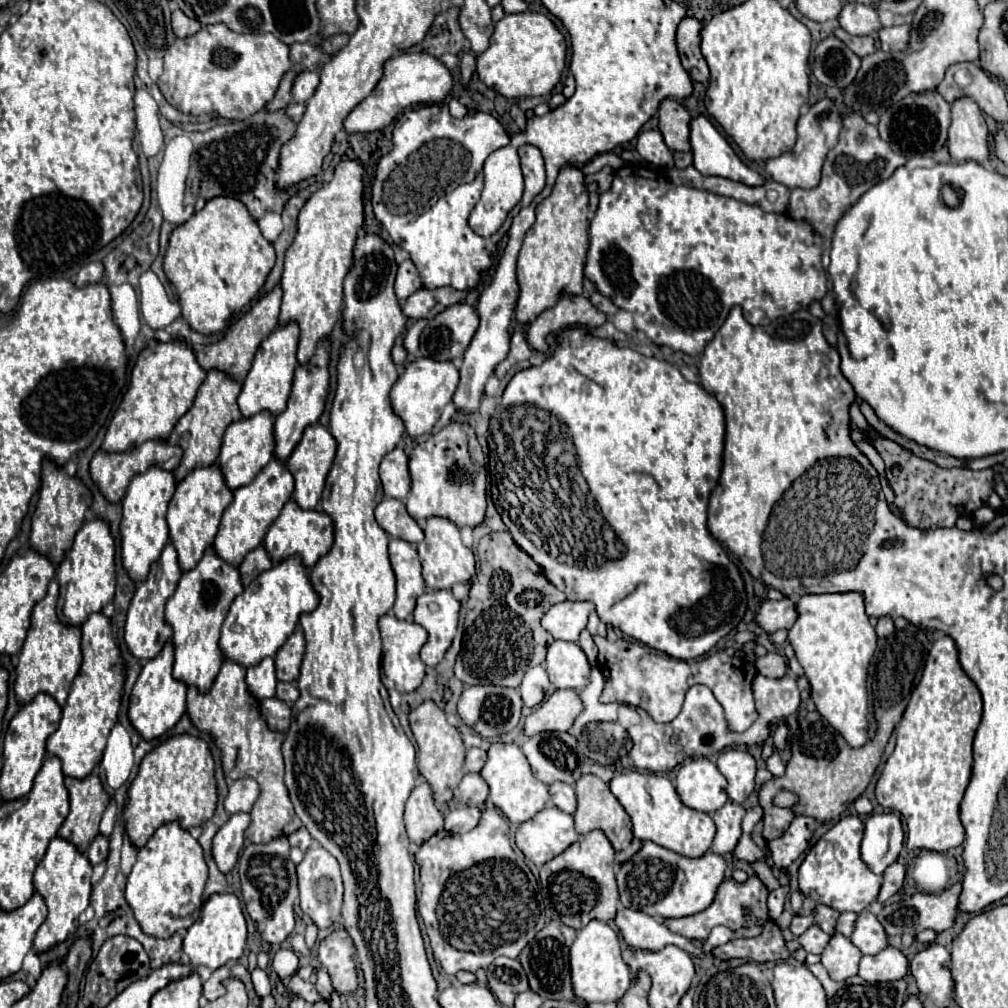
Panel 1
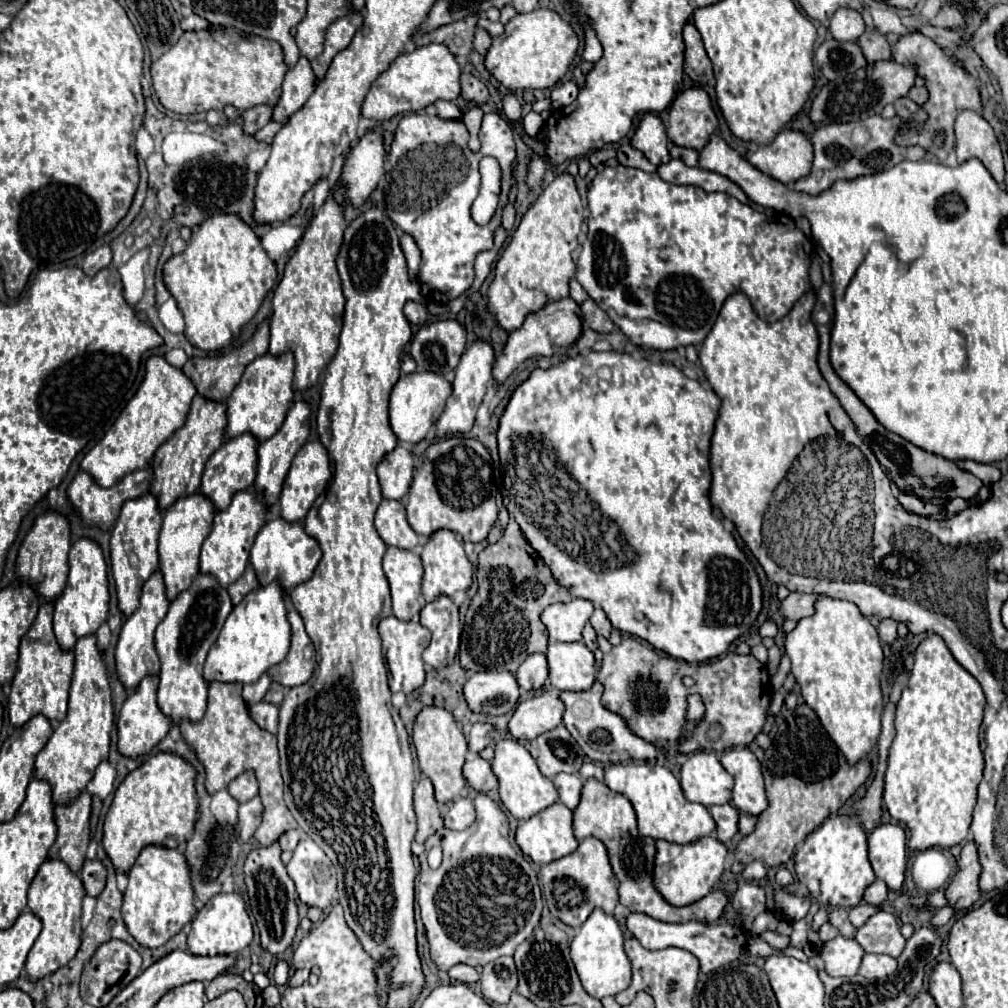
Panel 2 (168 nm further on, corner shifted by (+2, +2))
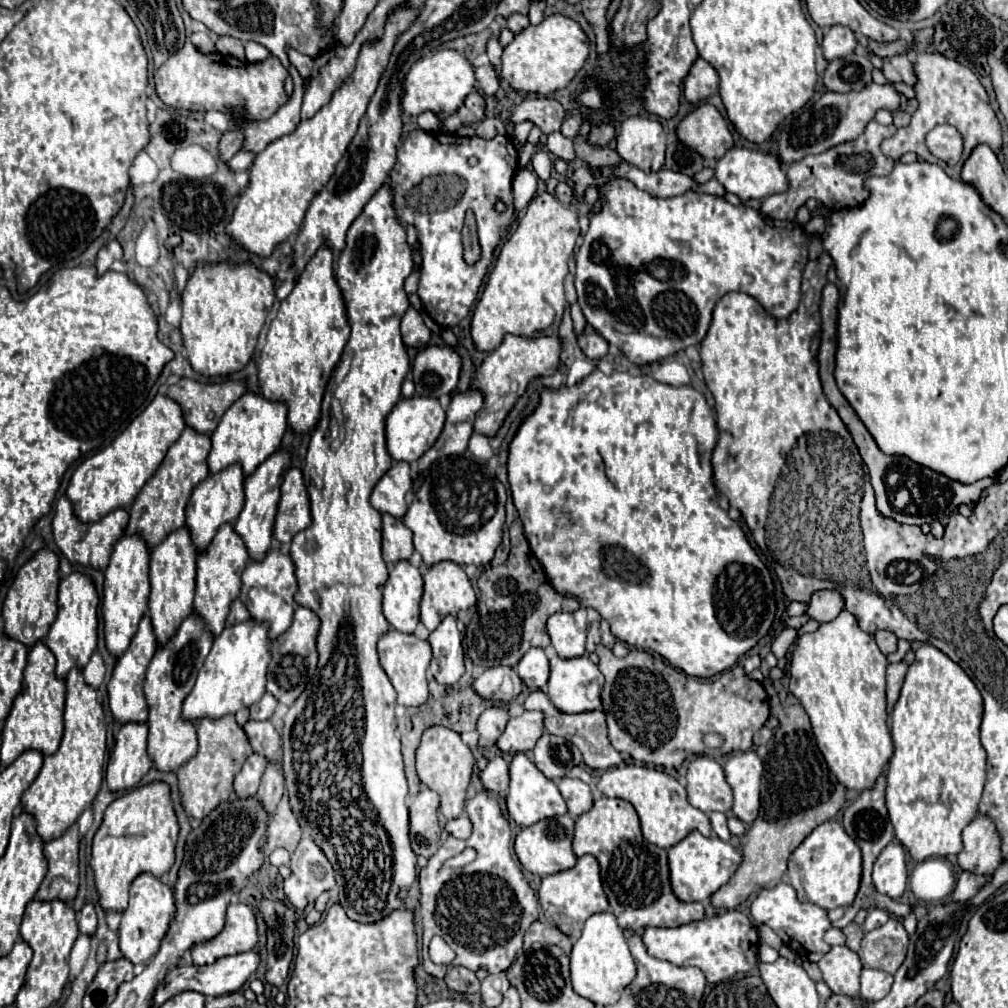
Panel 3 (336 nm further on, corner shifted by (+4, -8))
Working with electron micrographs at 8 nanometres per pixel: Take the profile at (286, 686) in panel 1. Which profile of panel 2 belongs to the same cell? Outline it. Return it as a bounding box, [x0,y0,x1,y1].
[263,682,285,704]

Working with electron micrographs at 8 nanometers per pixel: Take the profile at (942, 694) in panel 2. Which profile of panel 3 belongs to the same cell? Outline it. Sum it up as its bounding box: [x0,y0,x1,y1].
[887,642,985,862]

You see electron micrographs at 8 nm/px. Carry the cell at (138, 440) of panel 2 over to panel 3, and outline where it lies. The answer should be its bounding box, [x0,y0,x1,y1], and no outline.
[67,394,185,522]

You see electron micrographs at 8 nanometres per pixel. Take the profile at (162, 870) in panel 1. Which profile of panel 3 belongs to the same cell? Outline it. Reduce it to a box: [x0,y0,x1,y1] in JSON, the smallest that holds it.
[119,872,177,964]

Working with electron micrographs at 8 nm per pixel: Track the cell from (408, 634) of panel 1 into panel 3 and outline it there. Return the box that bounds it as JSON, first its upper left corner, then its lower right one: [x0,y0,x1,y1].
[377,630,431,706]

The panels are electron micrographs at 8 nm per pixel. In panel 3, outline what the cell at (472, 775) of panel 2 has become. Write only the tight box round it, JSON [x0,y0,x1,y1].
[479,758,509,796]

